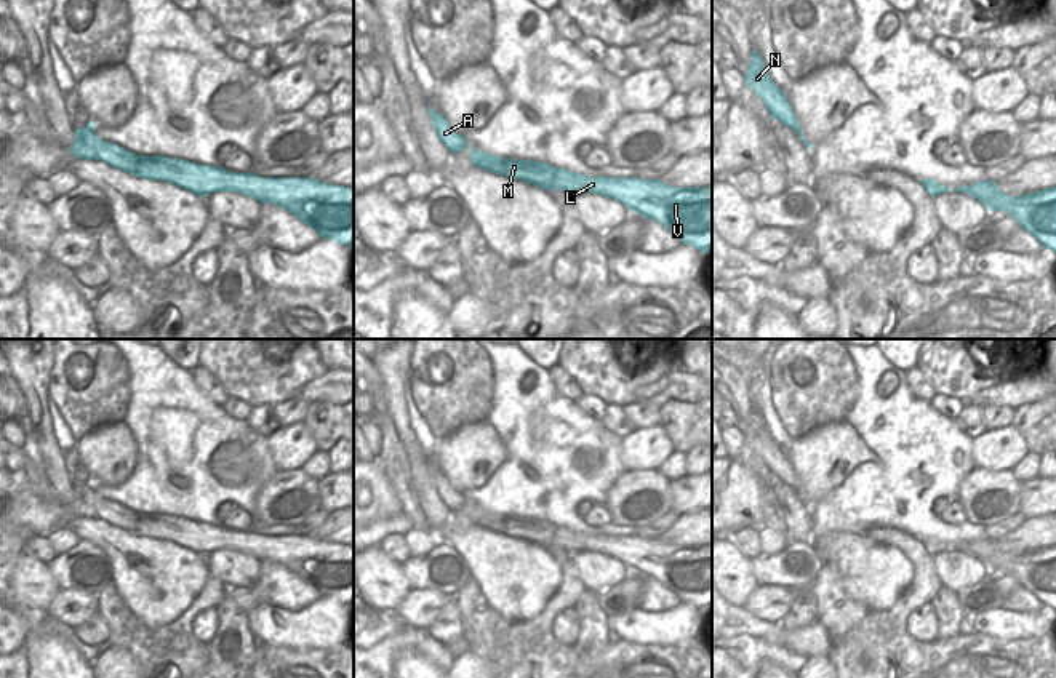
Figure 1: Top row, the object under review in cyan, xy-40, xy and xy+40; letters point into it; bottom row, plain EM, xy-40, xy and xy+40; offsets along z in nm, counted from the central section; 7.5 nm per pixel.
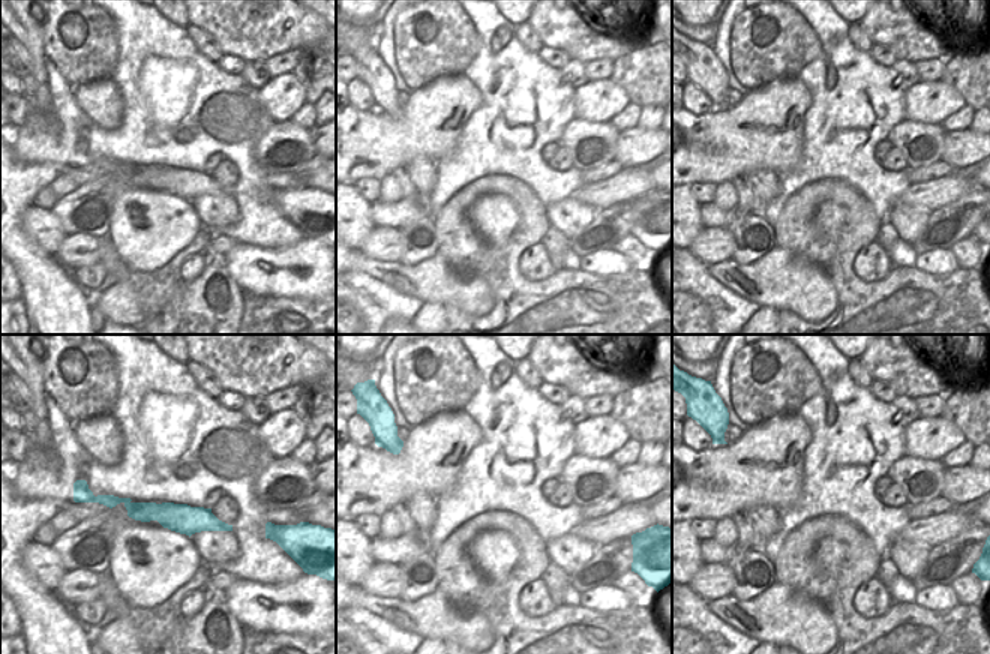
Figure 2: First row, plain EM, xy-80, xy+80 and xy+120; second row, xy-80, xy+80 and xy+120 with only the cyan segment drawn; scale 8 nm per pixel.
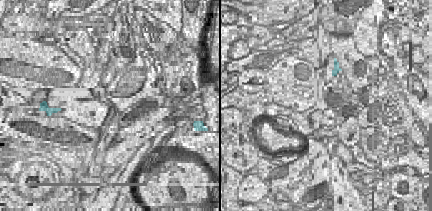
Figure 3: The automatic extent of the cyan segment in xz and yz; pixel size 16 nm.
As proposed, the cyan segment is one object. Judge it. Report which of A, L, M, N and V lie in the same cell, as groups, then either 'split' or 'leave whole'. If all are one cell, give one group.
A L M N V; leave whole

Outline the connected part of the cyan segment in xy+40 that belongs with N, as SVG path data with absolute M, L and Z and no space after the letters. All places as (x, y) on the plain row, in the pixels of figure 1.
M752 408L752 422L747 425L744 438L762 456L773 478L792 486L808 507L814 505L805 497L786 451L776 445L757 408Z

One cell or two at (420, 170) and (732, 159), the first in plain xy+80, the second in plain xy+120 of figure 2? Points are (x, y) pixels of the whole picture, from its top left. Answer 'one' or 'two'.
two

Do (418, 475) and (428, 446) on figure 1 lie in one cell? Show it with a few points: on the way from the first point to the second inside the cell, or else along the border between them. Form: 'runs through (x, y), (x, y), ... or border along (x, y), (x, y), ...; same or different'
border along (408, 419), (418, 445), (426, 453); different

